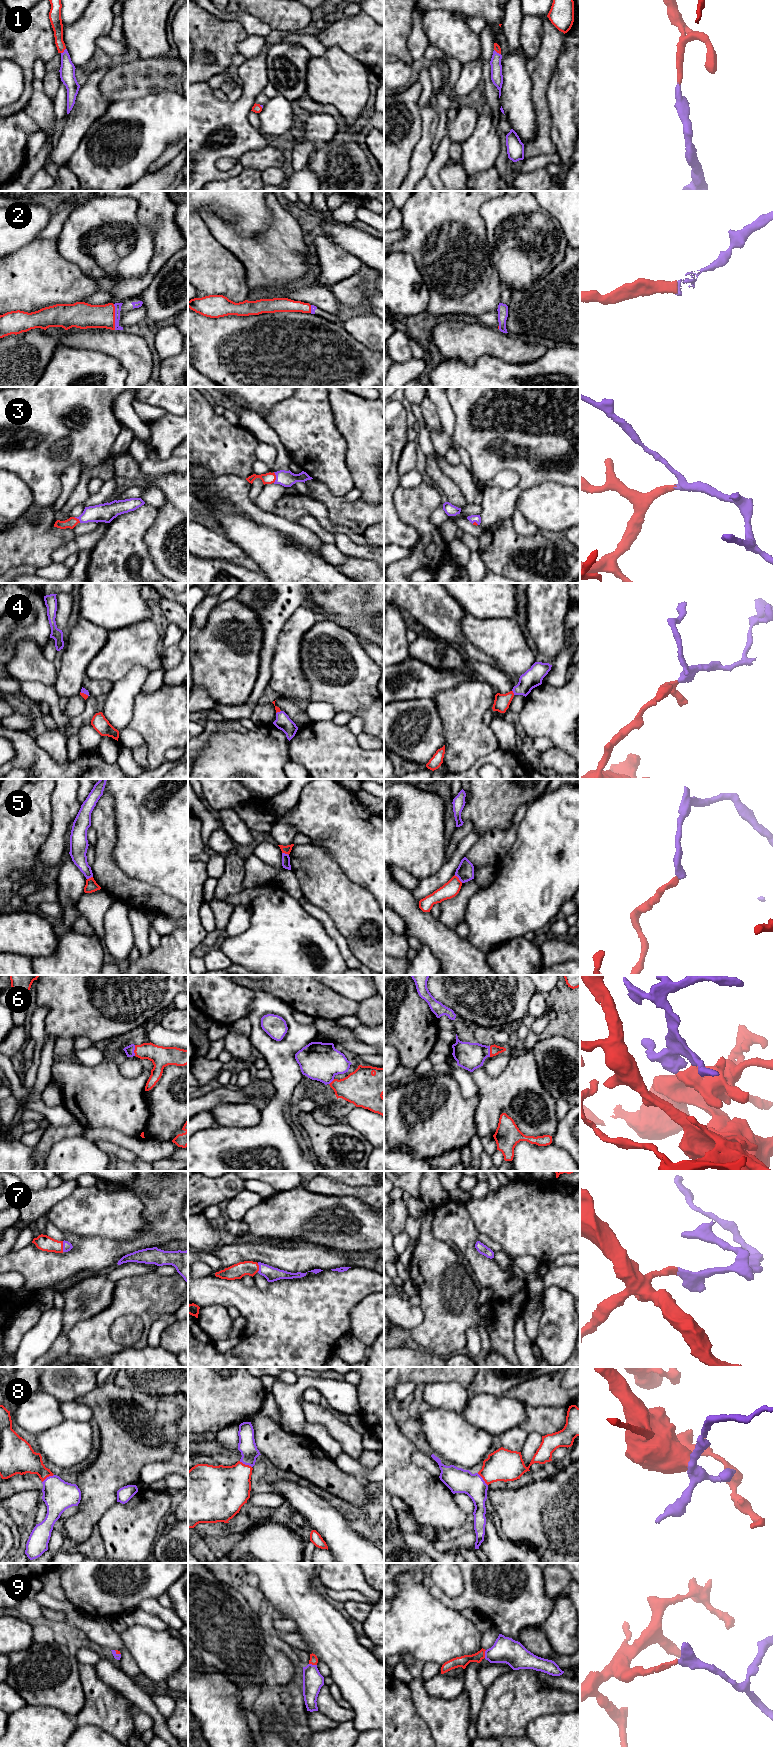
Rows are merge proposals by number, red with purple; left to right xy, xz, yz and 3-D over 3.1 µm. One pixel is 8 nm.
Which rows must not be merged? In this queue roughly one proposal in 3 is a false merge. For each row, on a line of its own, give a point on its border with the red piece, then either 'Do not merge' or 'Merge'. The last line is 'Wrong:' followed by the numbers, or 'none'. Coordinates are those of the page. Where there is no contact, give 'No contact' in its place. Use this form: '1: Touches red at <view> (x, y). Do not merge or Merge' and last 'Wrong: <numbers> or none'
1: Touches red at xy (63, 51). Merge
2: Touches red at xy (114, 317). Merge
3: Touches red at xz (275, 477). Merge
4: Touches red at yz (512, 692). Merge
5: Touches red at yz (458, 878). Do not merge
6: Touches red at xy (134, 1050). Merge
7: Touches red at xy (62, 1246). Merge
8: Touches red at xz (244, 1464). Merge
9: Touches red at xz (313, 1664). Merge
Wrong: 5

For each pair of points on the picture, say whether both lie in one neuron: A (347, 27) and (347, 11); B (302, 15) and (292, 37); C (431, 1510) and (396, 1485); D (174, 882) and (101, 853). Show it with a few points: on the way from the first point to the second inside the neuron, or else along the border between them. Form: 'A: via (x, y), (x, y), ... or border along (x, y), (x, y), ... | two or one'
A: border along (361, 11), (350, 18), (339, 17) | two
B: border along (286, 31), (300, 32) | two
C: via (422, 1501), (405, 1485) | one
D: border along (116, 835), (113, 860), (128, 876) | two

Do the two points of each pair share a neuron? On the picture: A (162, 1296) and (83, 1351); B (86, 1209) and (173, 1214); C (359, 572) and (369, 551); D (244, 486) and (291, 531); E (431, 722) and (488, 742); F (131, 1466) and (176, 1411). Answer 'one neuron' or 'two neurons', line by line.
A: one neuron
B: two neurons
C: two neurons
D: one neuron
E: two neurons
F: one neuron

